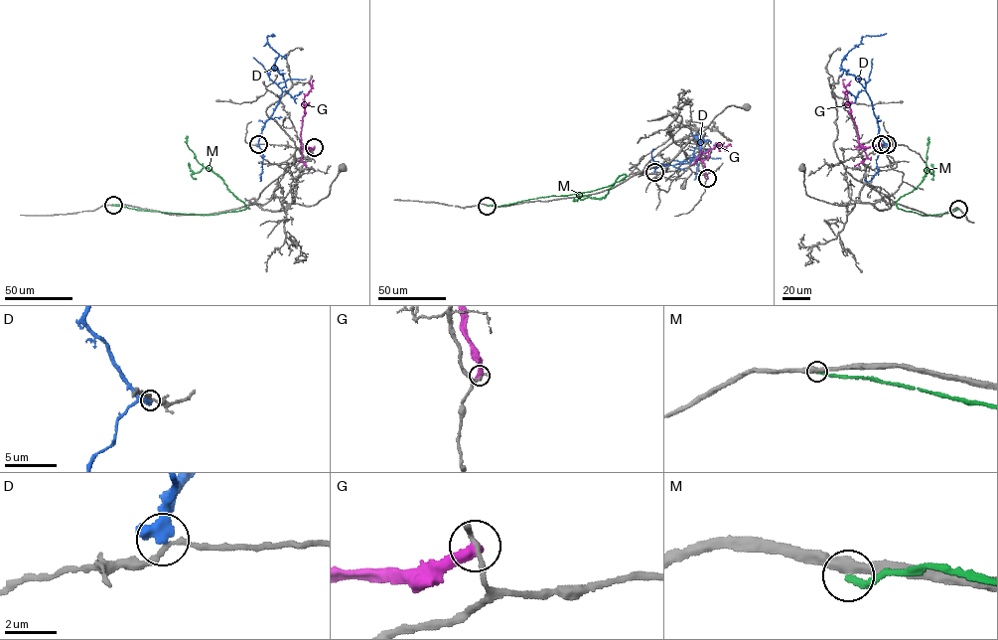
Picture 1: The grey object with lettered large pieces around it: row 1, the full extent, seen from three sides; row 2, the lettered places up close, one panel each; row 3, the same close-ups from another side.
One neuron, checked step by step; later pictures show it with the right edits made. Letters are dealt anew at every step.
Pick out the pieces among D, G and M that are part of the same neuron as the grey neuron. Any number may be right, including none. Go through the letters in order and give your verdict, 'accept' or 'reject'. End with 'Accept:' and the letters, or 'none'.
D: reject
G: reject
M: reject
Accept: none

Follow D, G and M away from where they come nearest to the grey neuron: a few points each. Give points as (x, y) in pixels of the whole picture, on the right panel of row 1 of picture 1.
D: (887, 144), (878, 134), (876, 117), (865, 88), (853, 75), (842, 69), (841, 64), (863, 37), (886, 33)
G: (881, 144), (866, 147), (859, 142), (844, 80)
M: (958, 209), (927, 216), (897, 208), (898, 199), (916, 188), (926, 175), (928, 137)

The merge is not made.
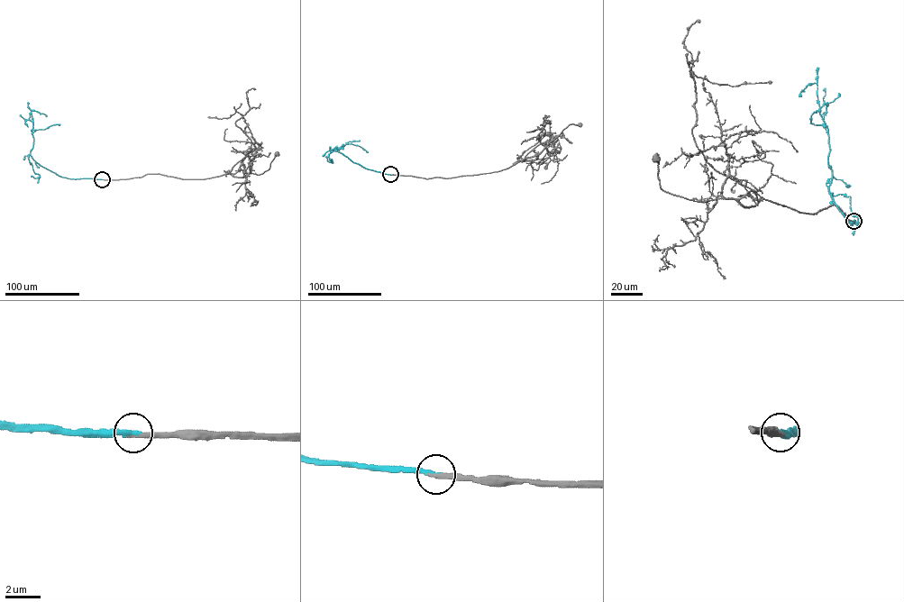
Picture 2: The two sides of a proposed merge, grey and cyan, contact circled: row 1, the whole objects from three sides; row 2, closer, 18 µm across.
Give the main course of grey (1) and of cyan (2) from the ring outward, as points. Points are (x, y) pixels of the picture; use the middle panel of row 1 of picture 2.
1: (390, 174), (451, 177), (497, 171), (536, 156), (570, 124), (580, 124)
2: (390, 174), (366, 168), (332, 150), (339, 150), (349, 141), (359, 141)

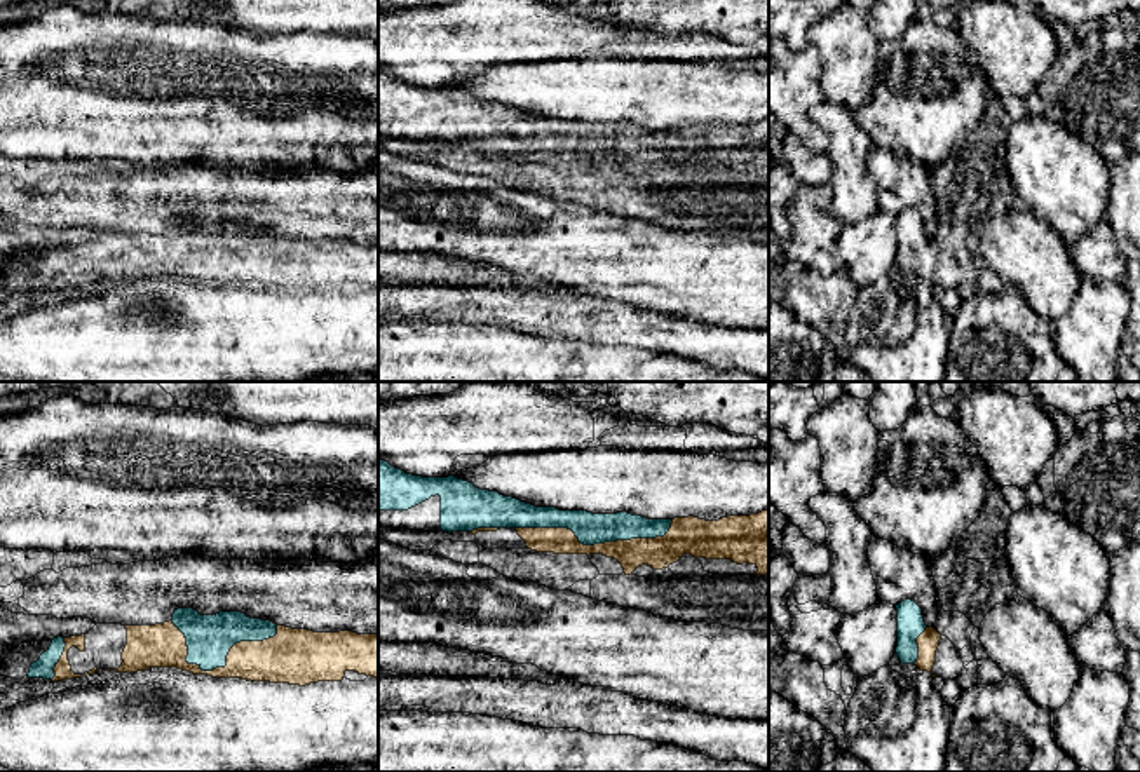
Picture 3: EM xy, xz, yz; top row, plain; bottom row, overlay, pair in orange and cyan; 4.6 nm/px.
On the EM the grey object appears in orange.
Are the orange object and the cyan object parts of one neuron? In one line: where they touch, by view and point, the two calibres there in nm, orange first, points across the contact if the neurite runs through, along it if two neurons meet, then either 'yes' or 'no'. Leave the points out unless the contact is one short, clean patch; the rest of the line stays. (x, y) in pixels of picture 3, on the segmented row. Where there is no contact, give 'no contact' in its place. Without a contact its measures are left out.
meets orange in xz at (595, 544); 130 nm thick on the orange side, 150 nm on the other; yes

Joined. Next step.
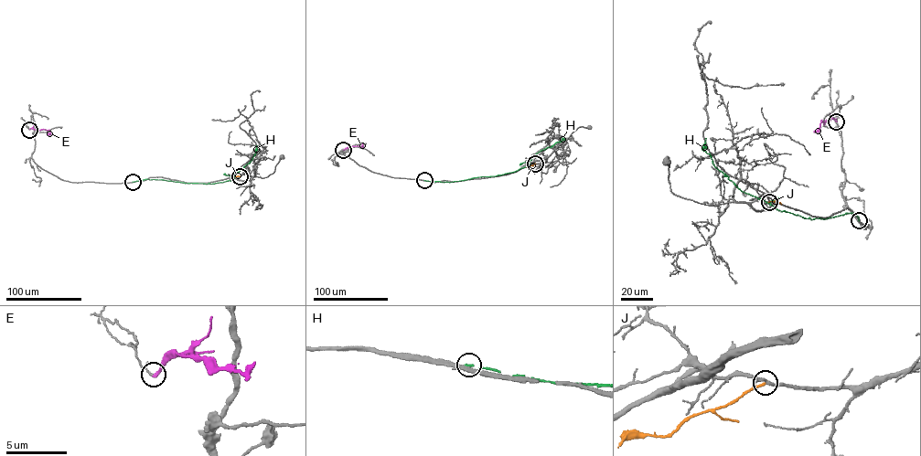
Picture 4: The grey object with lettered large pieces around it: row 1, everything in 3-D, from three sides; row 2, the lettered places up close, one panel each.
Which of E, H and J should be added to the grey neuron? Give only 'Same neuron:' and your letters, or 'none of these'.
Same neuron: none of these

